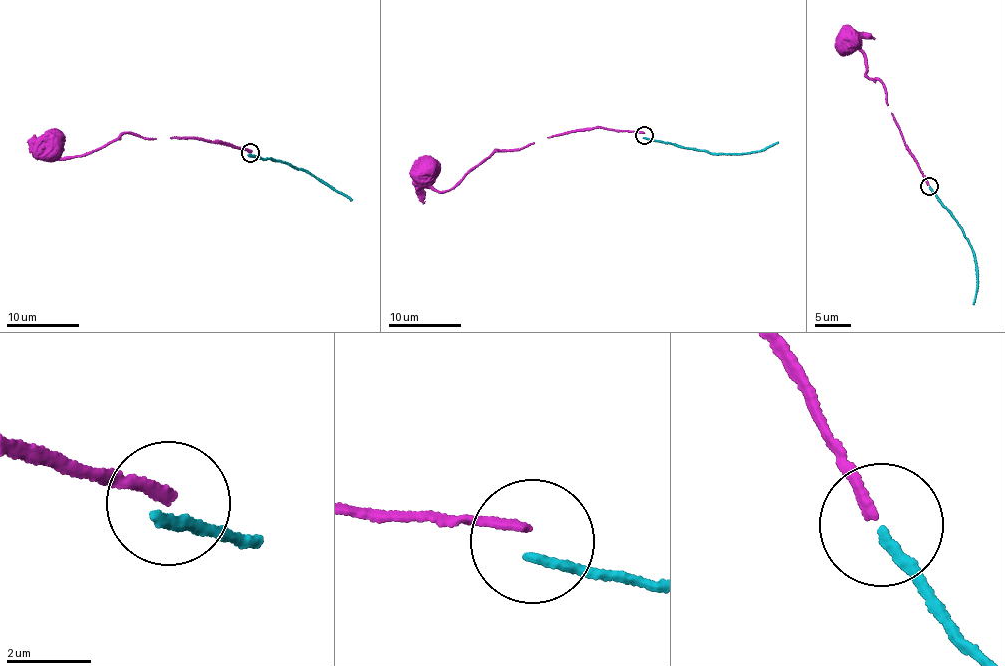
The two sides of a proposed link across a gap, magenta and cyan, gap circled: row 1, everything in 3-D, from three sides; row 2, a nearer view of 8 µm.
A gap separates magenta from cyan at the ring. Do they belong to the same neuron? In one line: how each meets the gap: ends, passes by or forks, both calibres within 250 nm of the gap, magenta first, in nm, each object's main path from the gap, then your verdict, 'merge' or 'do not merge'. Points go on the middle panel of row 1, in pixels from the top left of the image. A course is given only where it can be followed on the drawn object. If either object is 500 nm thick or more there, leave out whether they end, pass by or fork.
magenta ends there; cyan ends there; 240 nm thick on the magenta side, 260 nm on the other; magenta runs (643, 134), (594, 128), (546, 137), (515, 150), (492, 152), (451, 188), (440, 192), (417, 179), (418, 168); cyan runs (645, 137), (729, 153), (755, 152), (778, 143); do not merge

